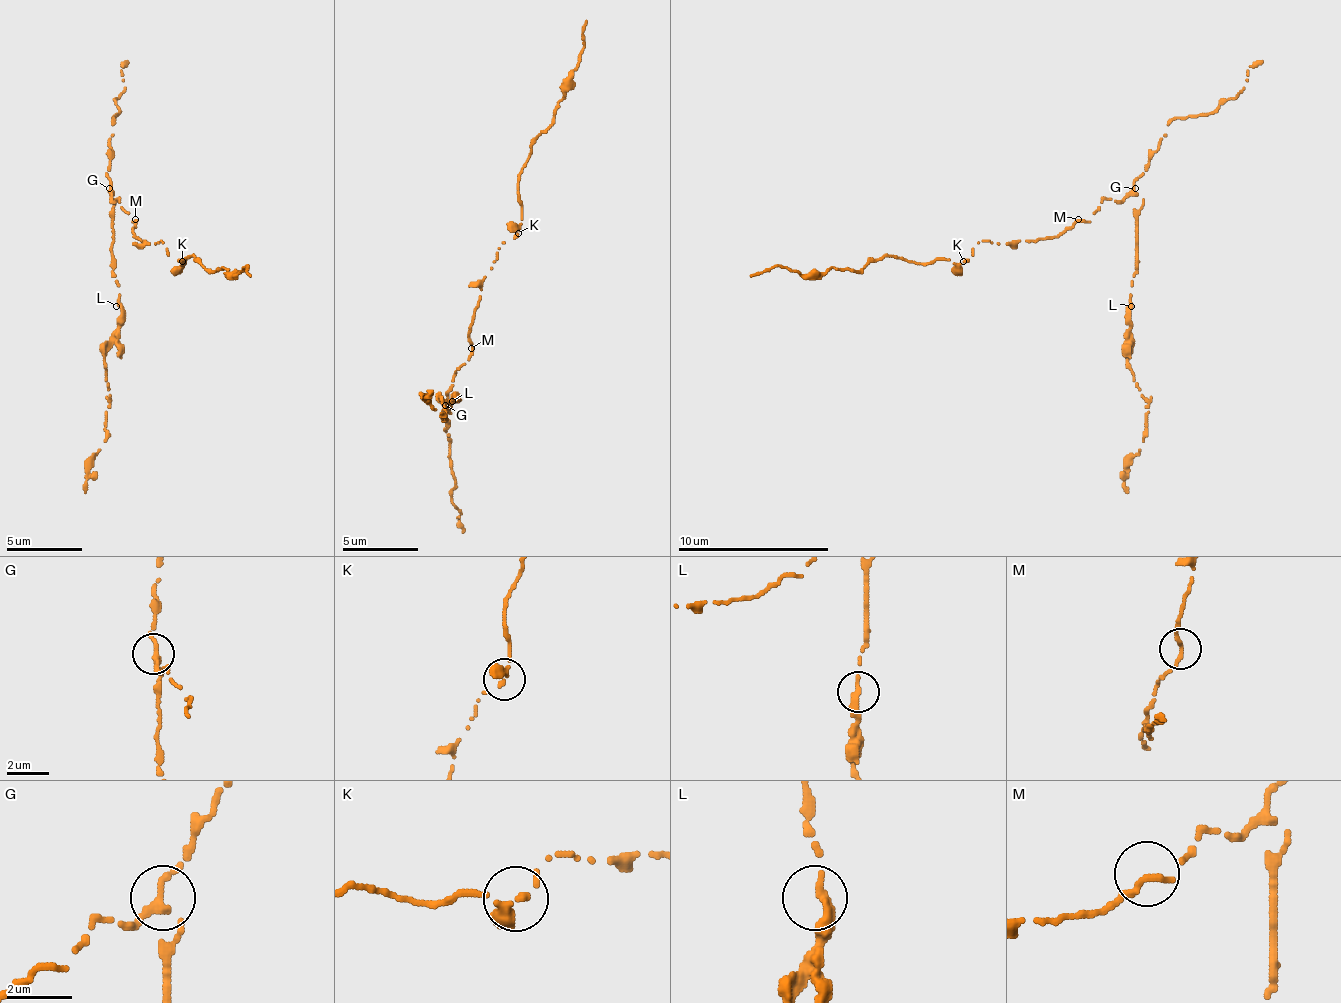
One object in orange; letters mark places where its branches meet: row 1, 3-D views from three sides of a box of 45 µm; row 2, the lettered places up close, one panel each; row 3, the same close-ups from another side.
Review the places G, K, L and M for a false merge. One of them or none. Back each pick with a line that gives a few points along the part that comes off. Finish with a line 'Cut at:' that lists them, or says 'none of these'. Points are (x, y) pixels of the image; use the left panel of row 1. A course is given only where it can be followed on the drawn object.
Cut at: none of these

